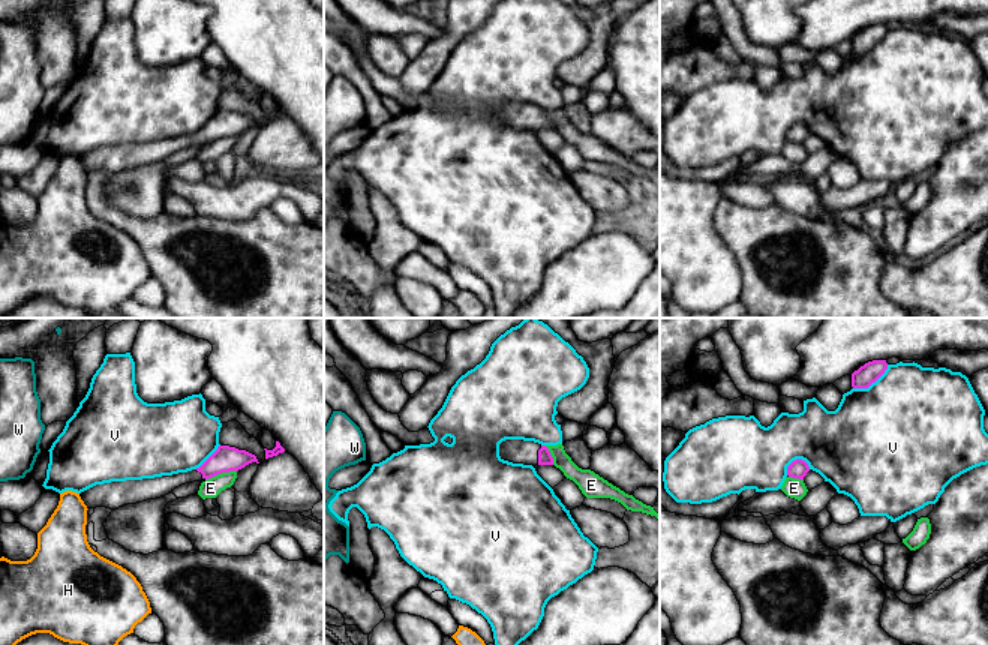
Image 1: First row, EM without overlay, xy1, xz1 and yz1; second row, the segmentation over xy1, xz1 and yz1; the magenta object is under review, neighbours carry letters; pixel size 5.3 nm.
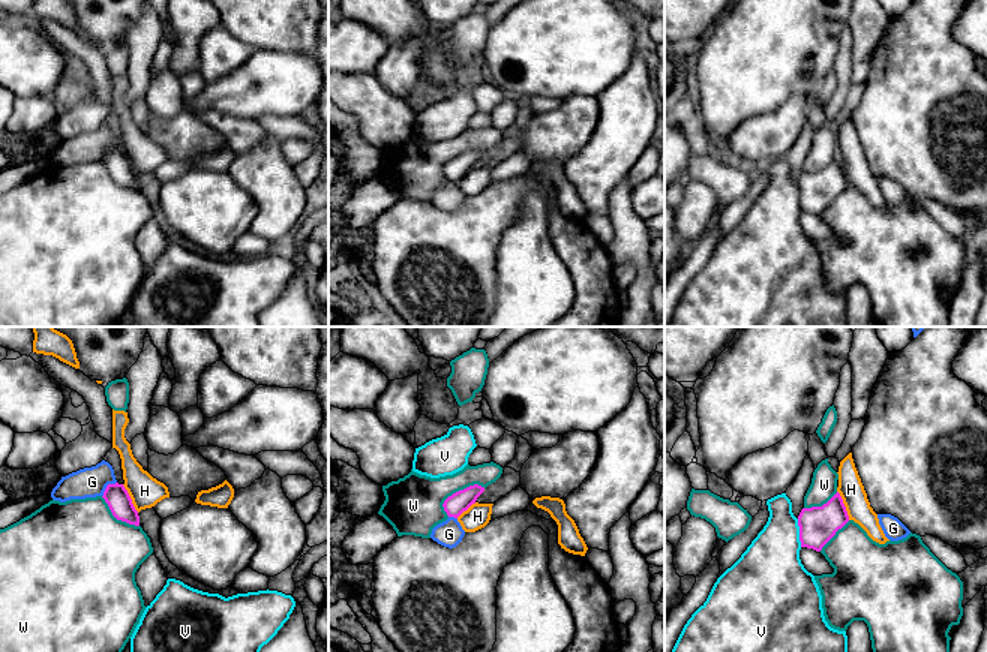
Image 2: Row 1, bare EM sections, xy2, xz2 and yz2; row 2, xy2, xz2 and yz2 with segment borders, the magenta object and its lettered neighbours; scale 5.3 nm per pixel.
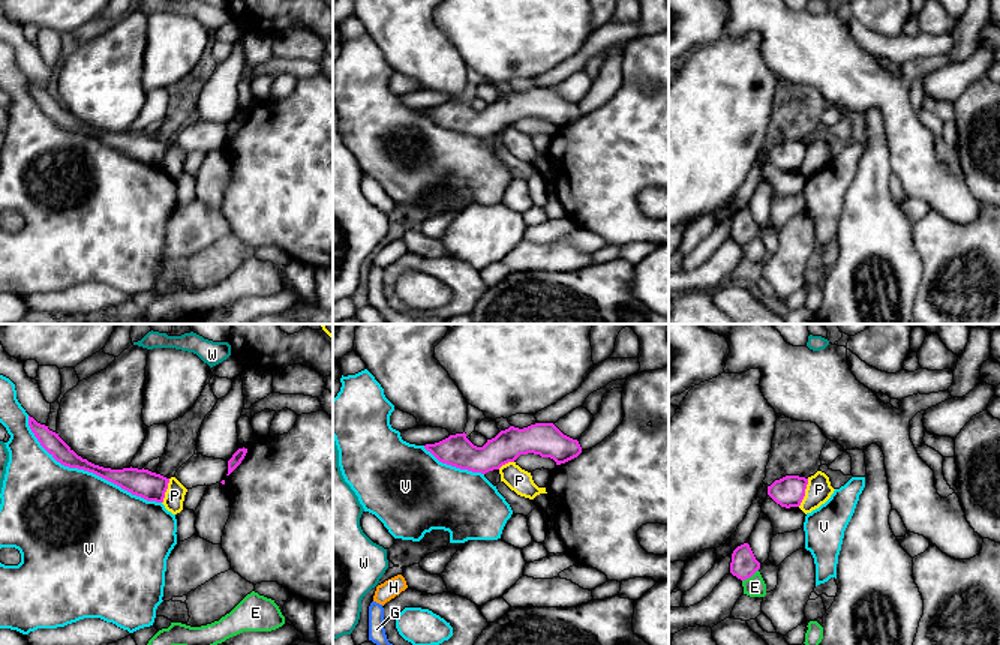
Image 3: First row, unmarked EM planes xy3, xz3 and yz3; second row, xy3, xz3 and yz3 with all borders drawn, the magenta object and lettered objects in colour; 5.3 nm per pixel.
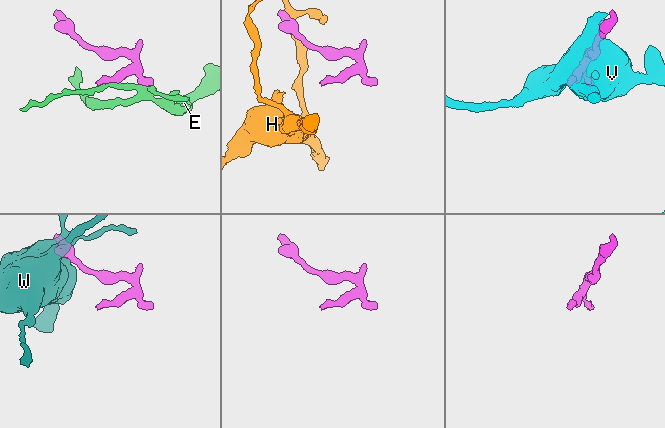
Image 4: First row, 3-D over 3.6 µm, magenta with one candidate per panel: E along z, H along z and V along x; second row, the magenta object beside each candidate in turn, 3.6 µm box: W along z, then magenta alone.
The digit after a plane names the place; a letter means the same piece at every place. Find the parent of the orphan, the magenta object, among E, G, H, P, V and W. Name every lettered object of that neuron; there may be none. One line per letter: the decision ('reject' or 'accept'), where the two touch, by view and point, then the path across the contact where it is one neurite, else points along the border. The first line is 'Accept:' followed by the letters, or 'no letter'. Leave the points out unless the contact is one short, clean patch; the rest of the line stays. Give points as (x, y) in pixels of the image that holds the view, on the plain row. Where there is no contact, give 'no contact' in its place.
Accept: no letter
E: reject | xy1 (221, 137)
G: reject | xy2 (107, 152) | along xy2 (116, 146), (107, 150), (102, 161)
H: reject | yz2 (843, 170) | along yz2 (837, 155), (849, 183)
P: reject | yz3 (804, 156) | along yz3 (808, 143), (805, 159), (798, 170)
V: reject | xy3 (87, 134)
W: reject | xz2 (459, 155) | along xz2 (485, 152), (470, 149), (453, 156), (444, 165), (443, 174)

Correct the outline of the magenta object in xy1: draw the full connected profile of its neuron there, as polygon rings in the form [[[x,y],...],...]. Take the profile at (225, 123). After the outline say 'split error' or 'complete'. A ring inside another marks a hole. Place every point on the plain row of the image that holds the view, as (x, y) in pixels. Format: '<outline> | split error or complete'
[[[219,110],[196,134],[154,142],[96,148],[81,156],[79,160],[87,172],[106,171],[115,174],[127,168],[165,160],[186,147],[207,144],[222,136],[238,135],[252,126],[259,128],[255,118],[229,110]]] | split error

